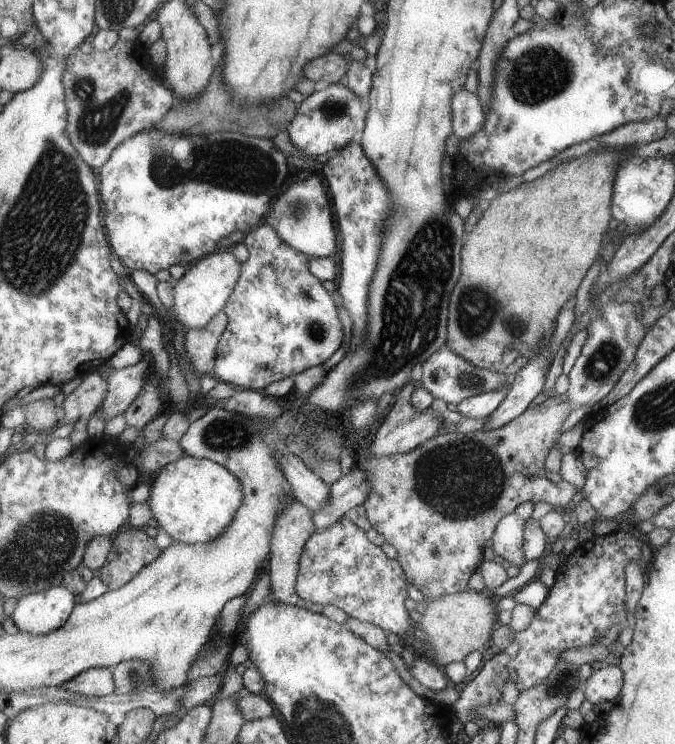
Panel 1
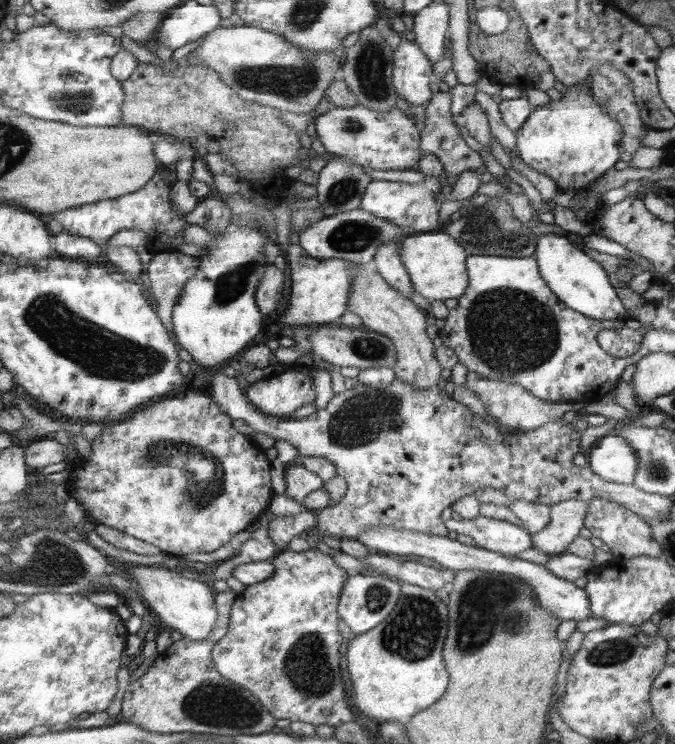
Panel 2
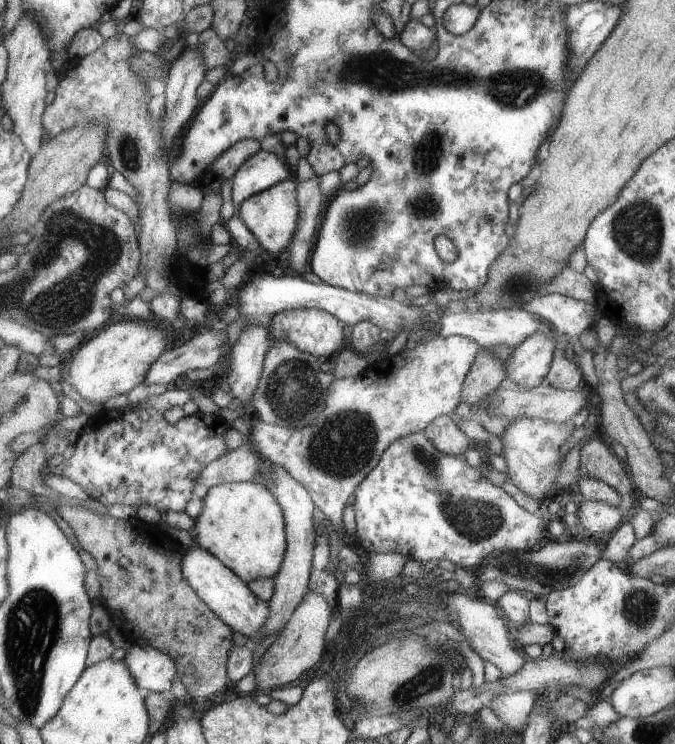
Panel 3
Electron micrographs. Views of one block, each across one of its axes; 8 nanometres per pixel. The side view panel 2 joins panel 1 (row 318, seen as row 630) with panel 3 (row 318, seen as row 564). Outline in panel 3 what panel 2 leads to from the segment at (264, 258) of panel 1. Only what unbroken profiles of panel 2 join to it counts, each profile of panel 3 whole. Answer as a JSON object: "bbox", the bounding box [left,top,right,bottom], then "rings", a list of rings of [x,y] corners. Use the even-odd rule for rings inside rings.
{"bbox":[269,310,349,360],"rings":[[[285,310],[279,312],[273,318],[273,324],[269,328],[271,338],[275,340],[289,340],[293,342],[297,348],[301,348],[303,352],[311,354],[311,356],[319,356],[323,360],[329,360],[333,354],[339,356],[339,352],[343,348],[349,348],[349,338],[345,332],[345,326],[341,320],[337,320],[333,314],[325,312],[325,310]]]}

